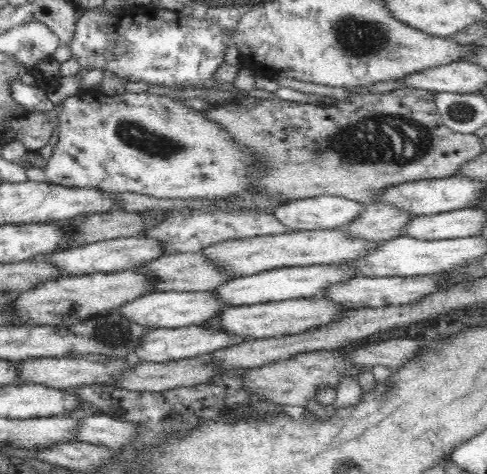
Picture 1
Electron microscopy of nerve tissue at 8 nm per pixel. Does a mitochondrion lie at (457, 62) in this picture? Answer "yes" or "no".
no

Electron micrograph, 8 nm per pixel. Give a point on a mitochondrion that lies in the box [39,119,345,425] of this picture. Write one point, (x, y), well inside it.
(109, 334)

